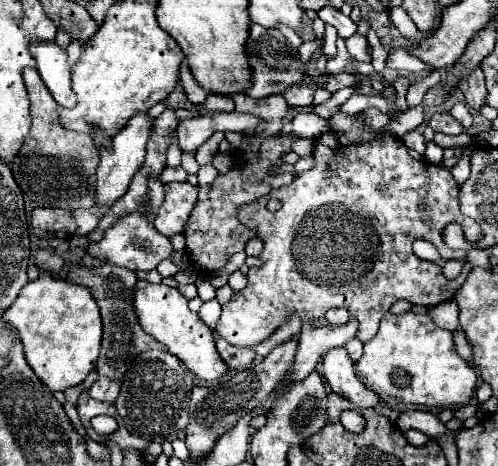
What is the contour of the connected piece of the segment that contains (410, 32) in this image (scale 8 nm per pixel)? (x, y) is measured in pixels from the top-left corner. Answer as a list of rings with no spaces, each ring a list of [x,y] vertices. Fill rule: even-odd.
[[[392,8],[390,10],[390,18],[394,22],[394,26],[410,40],[416,40],[418,38],[418,28],[414,26],[414,22],[410,20],[410,16],[402,10],[402,8]]]

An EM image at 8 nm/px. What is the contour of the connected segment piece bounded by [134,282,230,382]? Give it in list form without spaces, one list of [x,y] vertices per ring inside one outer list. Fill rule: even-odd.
[[[138,282],[136,294],[134,294],[134,306],[140,320],[140,326],[156,338],[160,344],[168,348],[172,356],[176,356],[196,378],[204,382],[212,382],[222,378],[230,368],[222,362],[216,346],[214,346],[214,332],[188,308],[188,300],[170,286],[164,284],[150,284],[150,282]]]

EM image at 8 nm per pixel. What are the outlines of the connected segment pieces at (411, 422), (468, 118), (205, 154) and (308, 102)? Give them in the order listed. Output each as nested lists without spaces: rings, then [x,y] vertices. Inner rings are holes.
[[[420,410],[400,414],[396,426],[398,426],[400,430],[416,428],[416,430],[420,430],[420,432],[432,436],[432,438],[442,436],[442,434],[448,432],[448,428],[446,428],[446,426],[444,426],[444,424],[442,424],[434,414],[430,414],[430,412],[420,412]]]
[[[458,102],[458,104],[454,104],[454,108],[450,110],[450,114],[464,126],[464,130],[468,130],[472,124],[474,124],[474,116],[470,114],[470,110],[466,108],[466,104],[464,102]]]
[[[216,132],[216,134],[212,134],[212,138],[210,138],[210,140],[196,152],[196,160],[198,160],[200,166],[212,162],[214,154],[218,152],[218,144],[220,144],[222,140],[224,140],[224,132]]]
[[[308,84],[290,86],[290,88],[284,92],[284,98],[286,98],[288,106],[308,108],[308,106],[312,106],[312,100],[314,100],[314,88],[308,86]]]

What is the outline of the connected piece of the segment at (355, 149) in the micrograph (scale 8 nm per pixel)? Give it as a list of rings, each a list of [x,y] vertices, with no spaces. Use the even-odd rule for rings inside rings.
[[[354,128],[348,134],[322,134],[314,144],[312,158],[316,160],[316,166],[310,172],[296,176],[290,186],[272,190],[270,194],[238,208],[238,220],[246,228],[254,228],[258,232],[258,238],[264,242],[264,252],[260,254],[262,266],[250,268],[248,286],[222,304],[222,314],[216,322],[216,334],[234,346],[254,348],[280,324],[284,324],[286,316],[298,314],[302,318],[310,314],[316,322],[326,314],[326,310],[330,310],[330,306],[342,306],[354,314],[358,320],[356,338],[360,342],[368,342],[378,332],[380,318],[394,302],[408,300],[414,306],[436,306],[452,300],[472,270],[472,266],[464,266],[456,280],[446,280],[438,264],[422,260],[412,252],[412,242],[422,238],[432,242],[444,260],[466,258],[464,250],[450,250],[442,242],[442,230],[450,222],[464,226],[468,240],[476,242],[476,238],[482,238],[480,226],[460,212],[458,184],[450,170],[414,160],[400,138],[360,128]],[[270,198],[284,202],[274,214],[266,208]],[[420,204],[428,208],[430,224],[424,224],[418,210]]]

